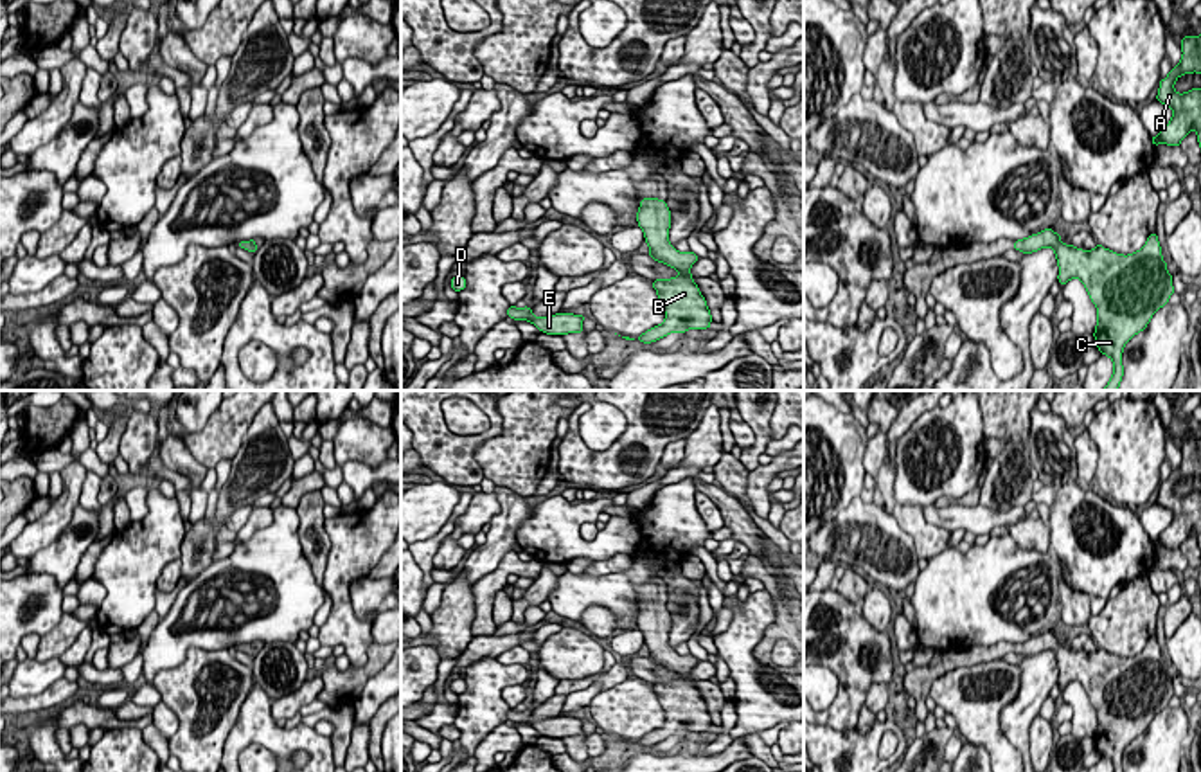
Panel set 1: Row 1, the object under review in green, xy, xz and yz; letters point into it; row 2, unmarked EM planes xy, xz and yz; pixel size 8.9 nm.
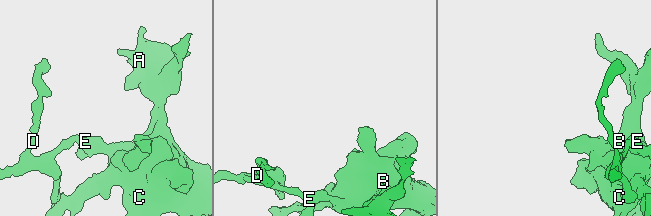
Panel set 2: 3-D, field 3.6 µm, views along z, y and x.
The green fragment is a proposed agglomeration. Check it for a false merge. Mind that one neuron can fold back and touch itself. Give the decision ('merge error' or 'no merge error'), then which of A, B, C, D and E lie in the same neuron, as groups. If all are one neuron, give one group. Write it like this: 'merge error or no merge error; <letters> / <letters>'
no merge error; A B C D E

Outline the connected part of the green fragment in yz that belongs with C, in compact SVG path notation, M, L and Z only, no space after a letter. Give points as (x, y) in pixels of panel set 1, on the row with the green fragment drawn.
M1045 229L1014 241L1014 250L1027 254L1052 247L1059 265L1059 283L1082 281L1097 306L1095 346L1113 360L1113 376L1104 390L1118 390L1124 376L1124 346L1147 328L1152 315L1169 304L1174 293L1172 275L1161 257L1161 247L1152 232L1145 247L1122 256L1097 245L1093 250L1064 245L1061 236Z

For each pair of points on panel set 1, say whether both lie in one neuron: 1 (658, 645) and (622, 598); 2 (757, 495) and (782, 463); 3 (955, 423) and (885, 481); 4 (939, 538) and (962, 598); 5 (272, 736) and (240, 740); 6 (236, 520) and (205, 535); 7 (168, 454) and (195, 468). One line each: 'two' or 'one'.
1: two
2: one
3: two
4: two
5: one
6: two
7: one

